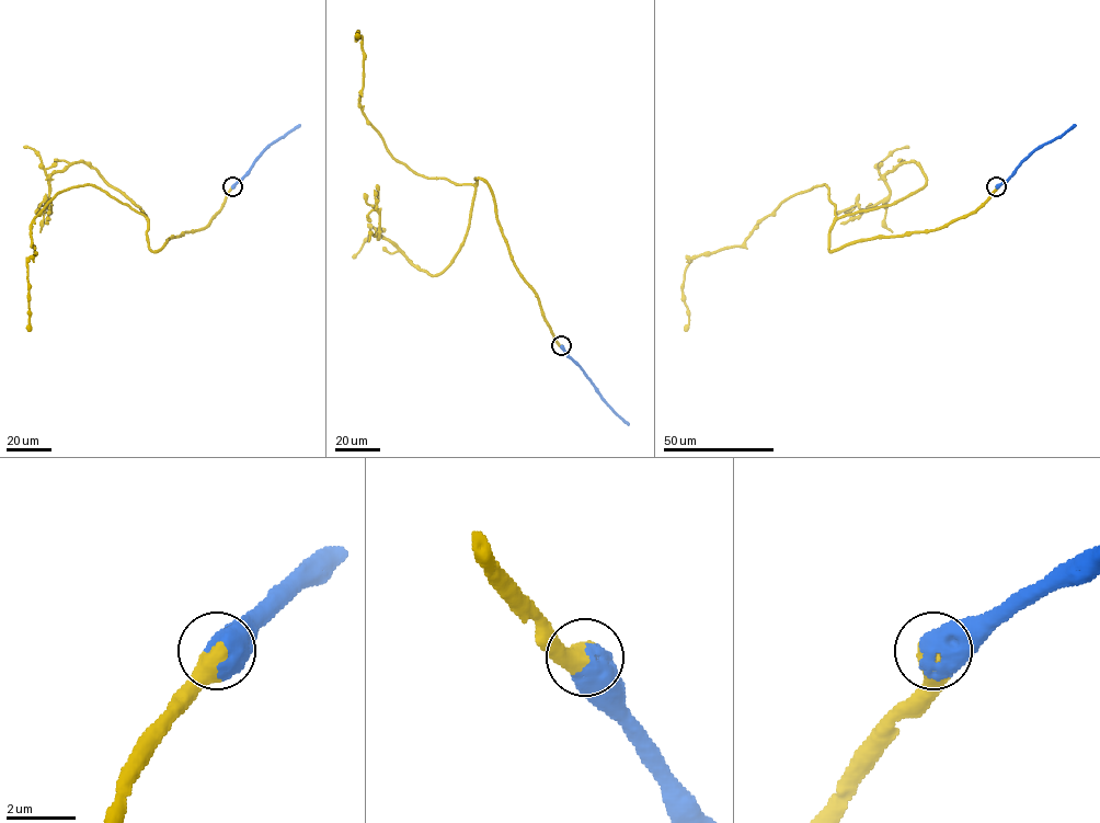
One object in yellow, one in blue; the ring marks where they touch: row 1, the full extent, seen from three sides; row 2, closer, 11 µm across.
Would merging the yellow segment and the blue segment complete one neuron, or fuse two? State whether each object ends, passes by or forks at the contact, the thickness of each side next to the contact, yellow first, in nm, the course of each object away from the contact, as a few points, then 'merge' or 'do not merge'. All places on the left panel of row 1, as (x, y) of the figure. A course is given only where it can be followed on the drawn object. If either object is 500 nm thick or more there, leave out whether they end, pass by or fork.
600 nm thick on the yellow side, 800 nm on the other; yellow runs (232, 186), (204, 228), (155, 251), (147, 219), (128, 206), (91, 184), (59, 192), (31, 224), (29, 331); blue runs (232, 186), (272, 143), (300, 124); merge

